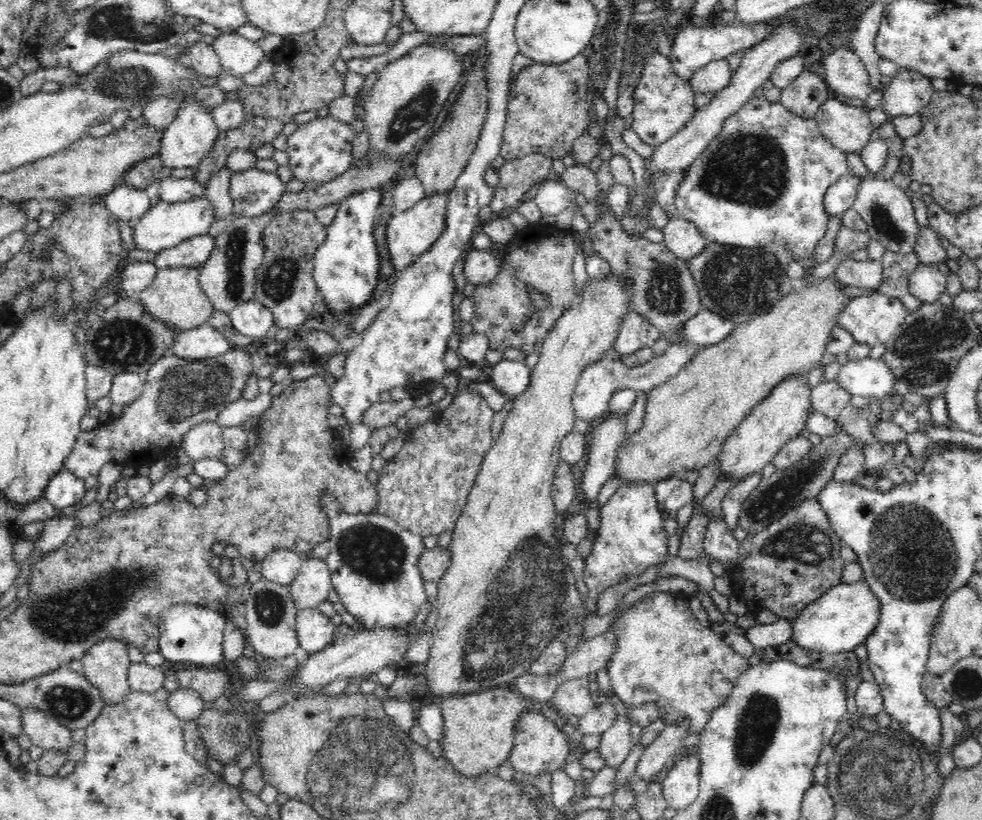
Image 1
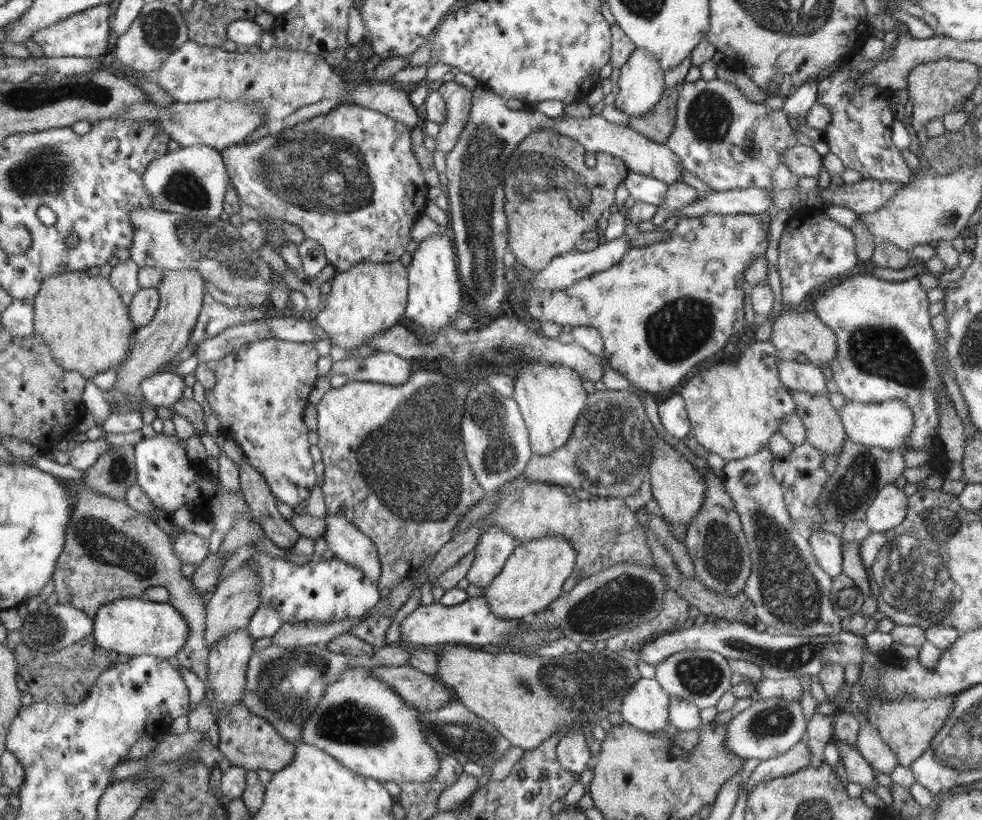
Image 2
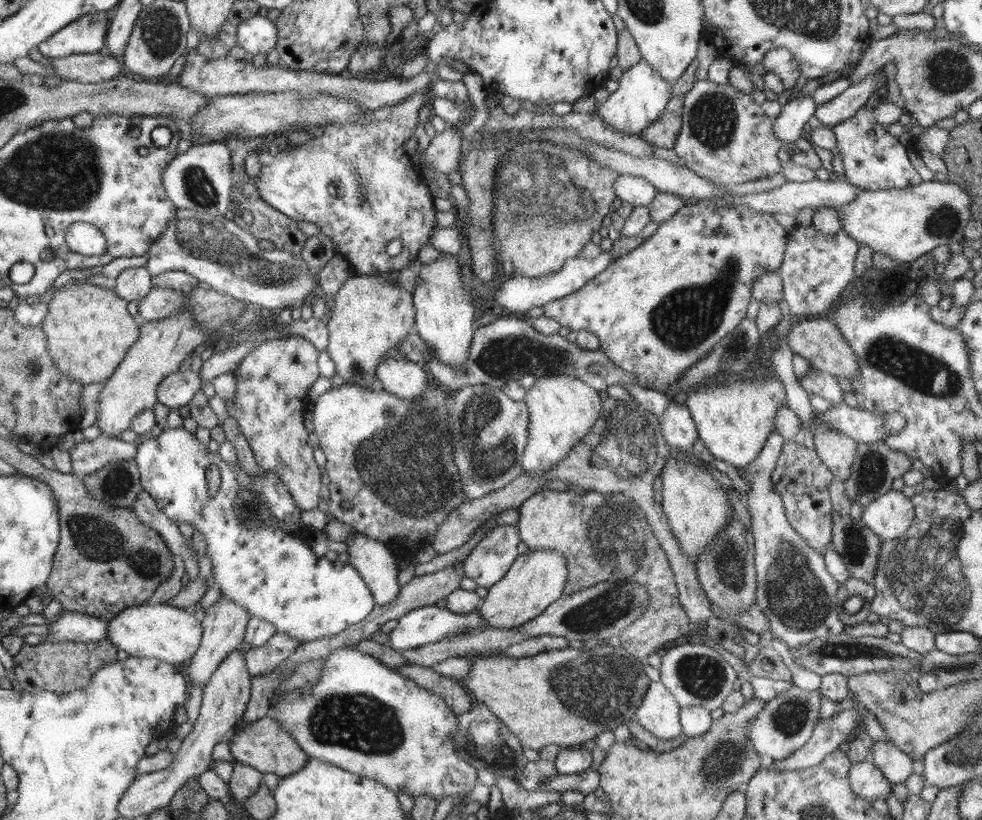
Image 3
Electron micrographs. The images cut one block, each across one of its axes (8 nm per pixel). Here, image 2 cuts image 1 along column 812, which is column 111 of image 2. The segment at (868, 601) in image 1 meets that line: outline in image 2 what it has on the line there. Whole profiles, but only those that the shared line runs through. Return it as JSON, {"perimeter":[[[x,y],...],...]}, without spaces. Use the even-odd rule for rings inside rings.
{"perimeter":[[[119,598],[102,605],[93,618],[92,635],[96,645],[106,650],[122,652],[130,657],[154,655],[163,659],[175,656],[190,636],[188,623],[171,605],[145,601],[142,598]]]}

